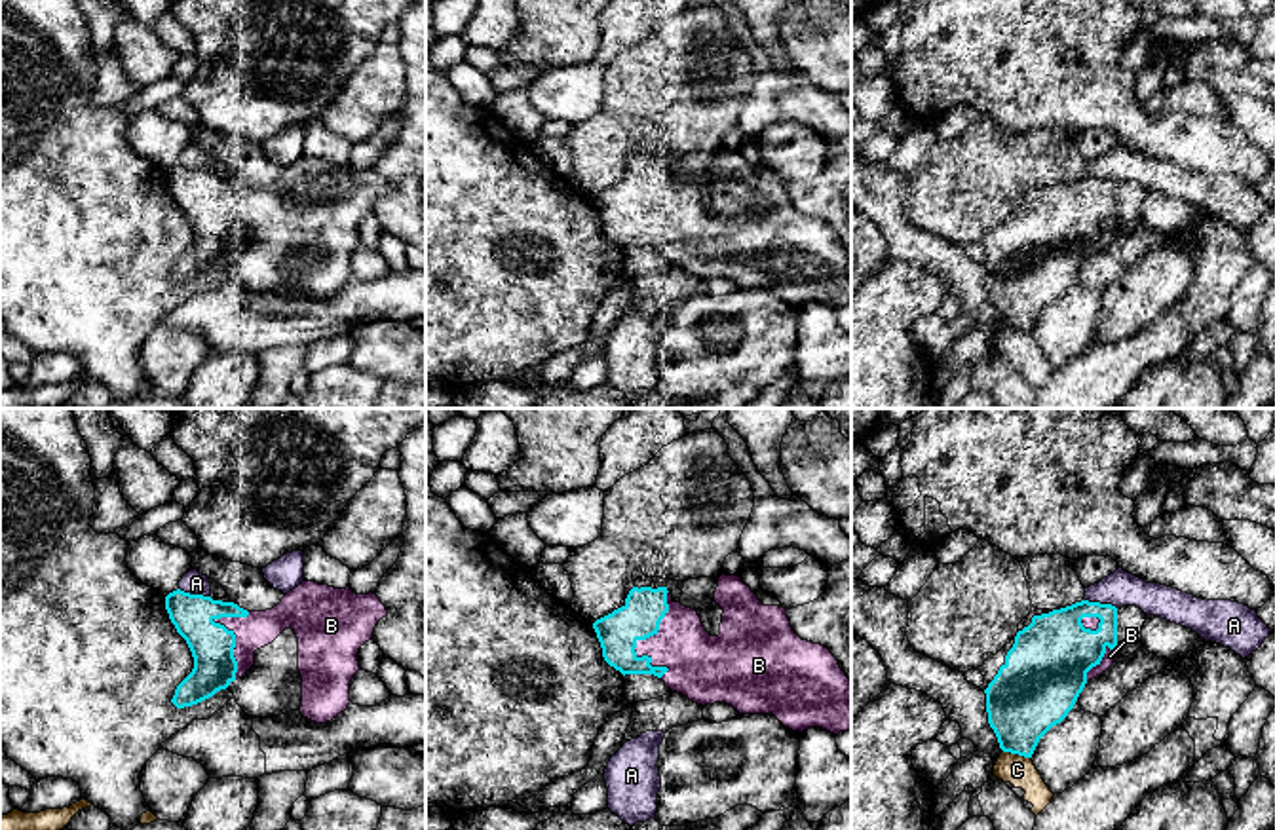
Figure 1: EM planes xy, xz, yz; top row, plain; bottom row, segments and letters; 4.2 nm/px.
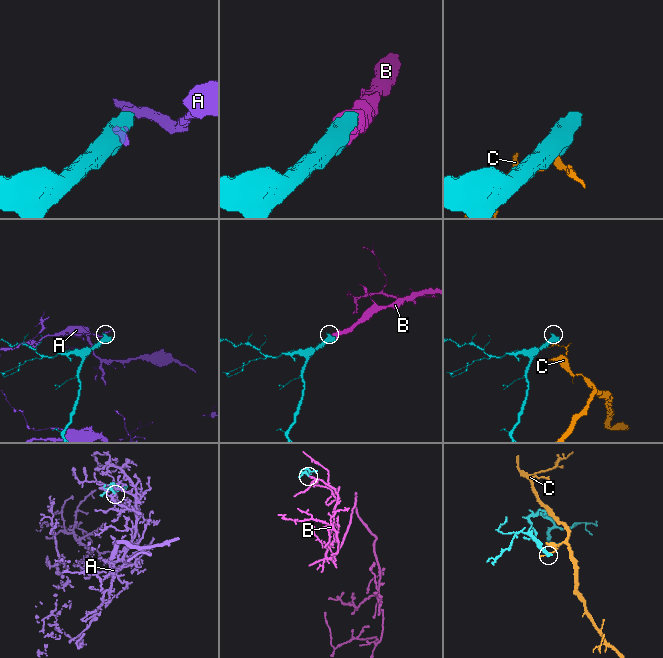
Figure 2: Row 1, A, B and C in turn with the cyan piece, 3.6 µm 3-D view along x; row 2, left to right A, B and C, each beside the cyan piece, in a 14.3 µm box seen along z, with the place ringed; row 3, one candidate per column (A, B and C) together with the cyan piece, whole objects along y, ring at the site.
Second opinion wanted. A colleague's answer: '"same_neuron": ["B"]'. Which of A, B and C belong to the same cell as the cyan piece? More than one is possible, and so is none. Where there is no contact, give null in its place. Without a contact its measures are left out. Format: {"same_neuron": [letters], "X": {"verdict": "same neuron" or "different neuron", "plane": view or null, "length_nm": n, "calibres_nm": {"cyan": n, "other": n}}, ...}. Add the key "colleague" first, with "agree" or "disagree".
{"colleague": "agree", "same_neuron": ["B"], "A": {"verdict": "different neuron", "plane": "xy", "length_nm": 140, "calibres_nm": {"cyan": 190, "other": 100}}, "B": {"verdict": "same neuron", "plane": "xz", "length_nm": 360, "calibres_nm": {"cyan": 170, "other": 240}}, "C": {"verdict": "different neuron", "plane": "yz", "length_nm": 130, "calibres_nm": {"cyan": 320, "other": 130}}}

